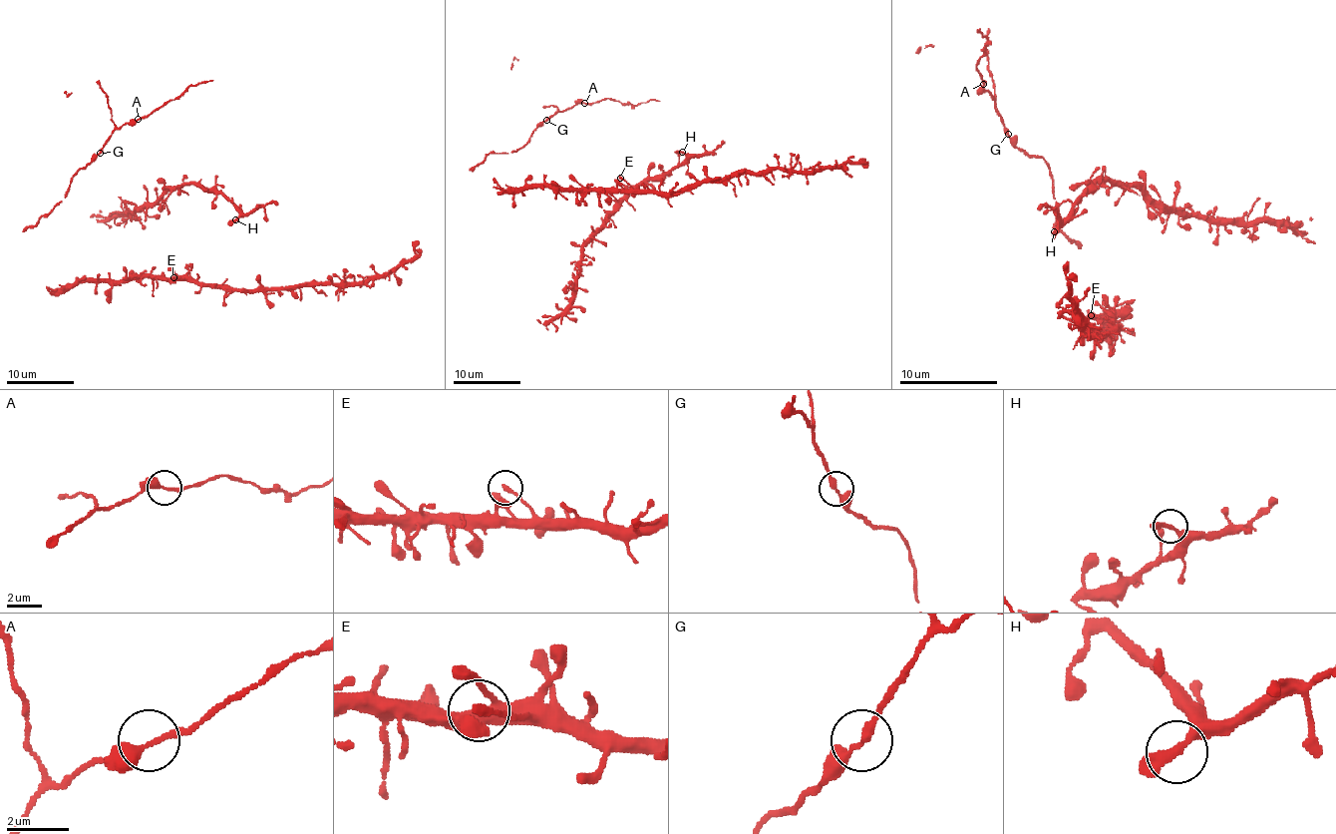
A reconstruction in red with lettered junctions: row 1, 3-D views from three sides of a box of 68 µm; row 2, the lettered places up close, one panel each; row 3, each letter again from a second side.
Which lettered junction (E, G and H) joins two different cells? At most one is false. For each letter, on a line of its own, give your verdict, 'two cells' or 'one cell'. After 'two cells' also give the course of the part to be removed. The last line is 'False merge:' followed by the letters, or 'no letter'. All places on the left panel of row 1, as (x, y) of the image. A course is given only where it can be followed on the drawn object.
E: one cell
G: one cell
H: one cell
False merge: no letter

